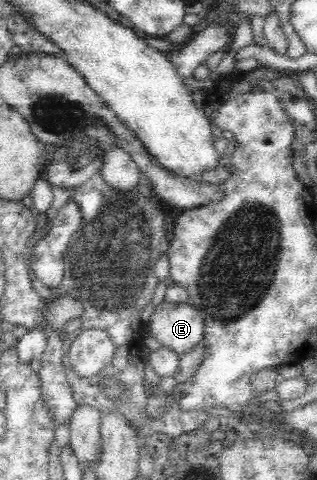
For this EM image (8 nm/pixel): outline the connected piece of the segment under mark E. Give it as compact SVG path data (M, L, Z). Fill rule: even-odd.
M172 282L167 286L165 301L155 308L147 327L152 337L162 347L177 354L186 354L204 341L205 321L196 308L189 304L189 293L182 286Z

